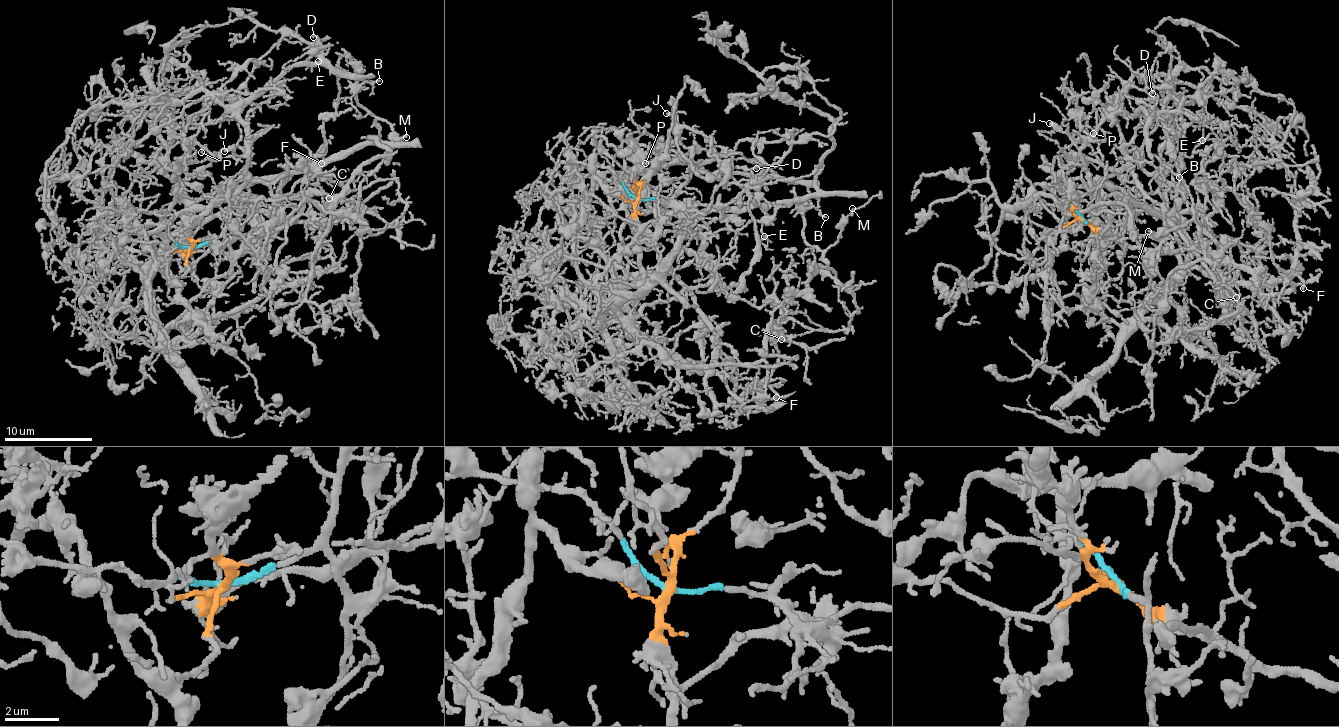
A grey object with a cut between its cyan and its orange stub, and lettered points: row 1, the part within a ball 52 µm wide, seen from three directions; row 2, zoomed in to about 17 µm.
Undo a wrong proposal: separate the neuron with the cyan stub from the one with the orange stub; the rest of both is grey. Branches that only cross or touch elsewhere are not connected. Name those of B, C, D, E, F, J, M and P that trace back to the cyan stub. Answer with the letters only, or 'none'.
B, D, E, J, M, P

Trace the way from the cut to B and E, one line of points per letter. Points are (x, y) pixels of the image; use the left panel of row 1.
B: (189, 248), (216, 240), (244, 182), (248, 127), (239, 115), (248, 104), (295, 65), (332, 65), (379, 81)
E: (189, 248), (216, 240), (244, 182), (248, 127), (239, 115), (295, 65), (315, 64), (314, 42), (317, 62)

